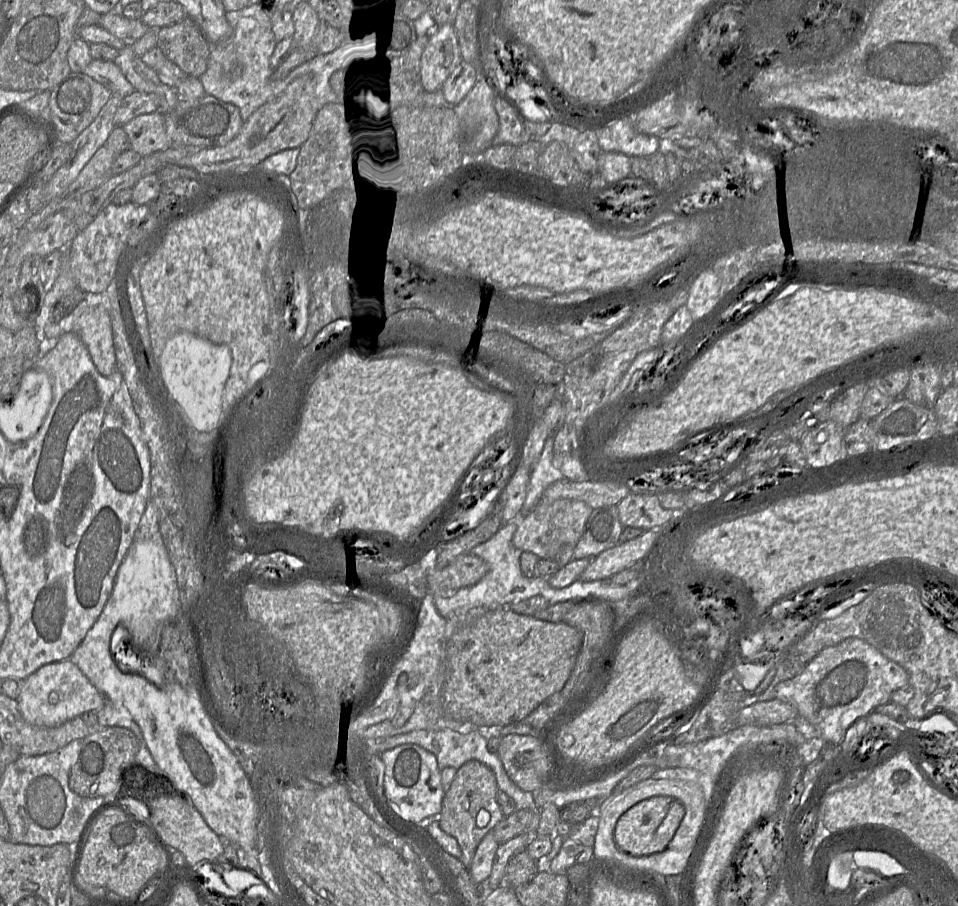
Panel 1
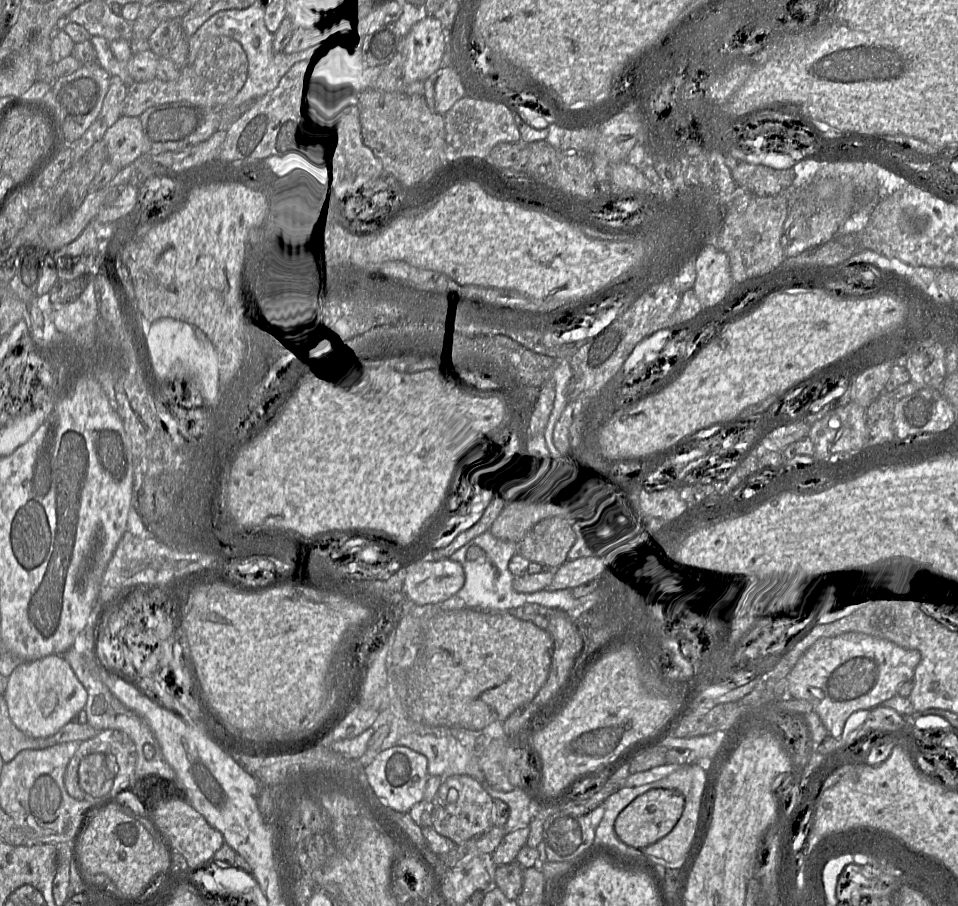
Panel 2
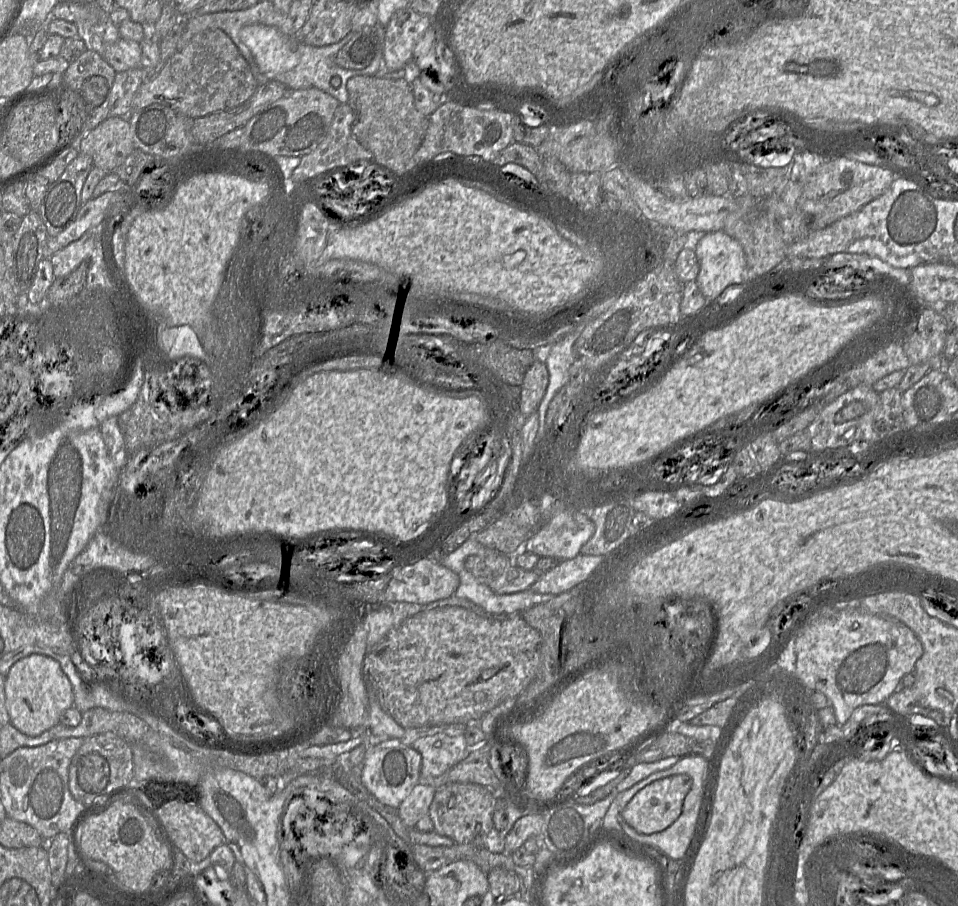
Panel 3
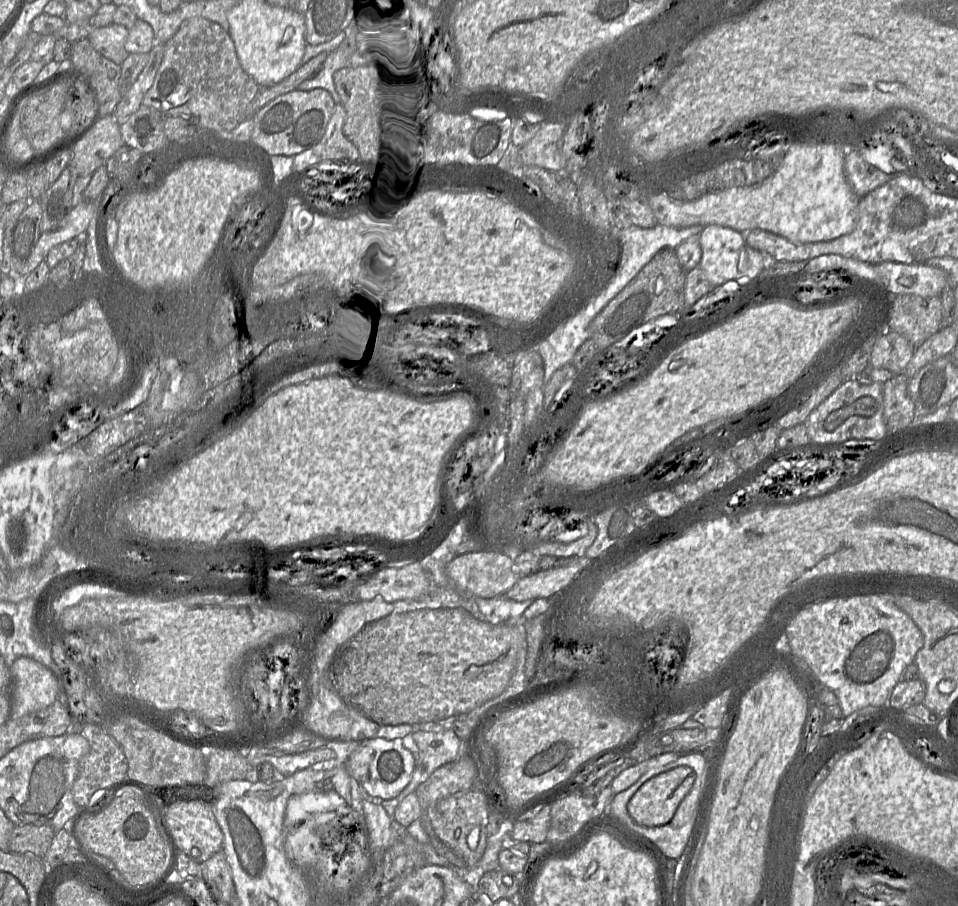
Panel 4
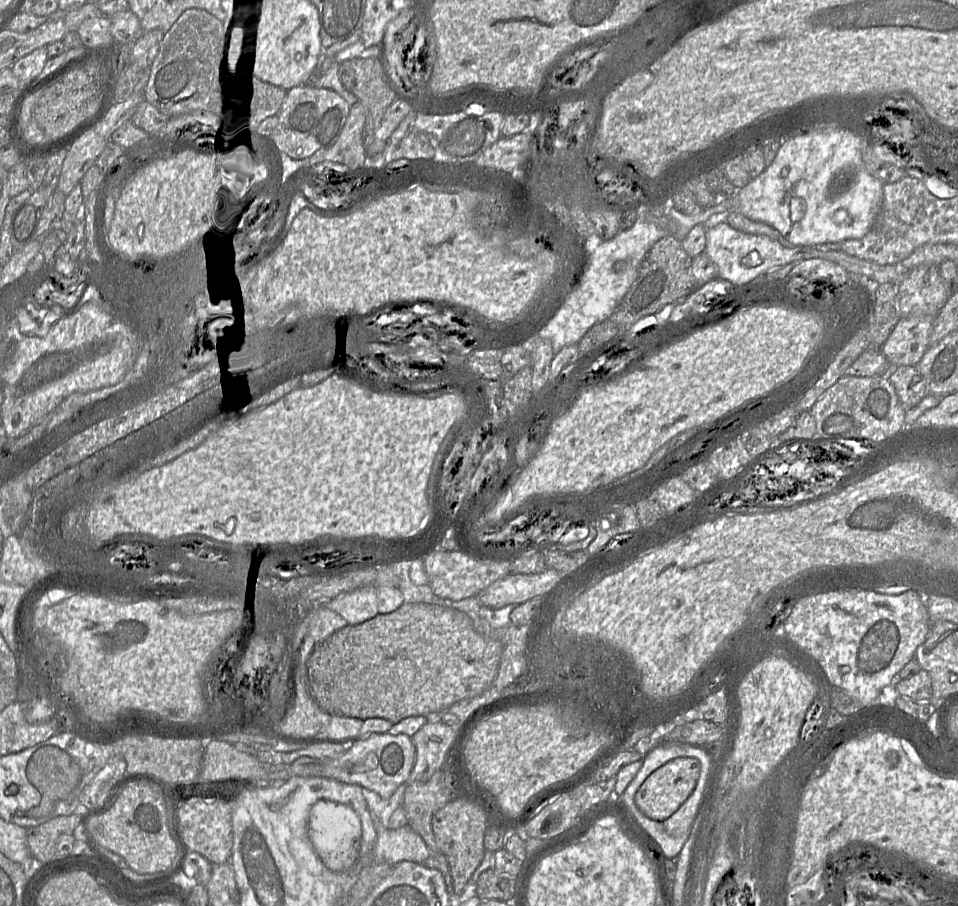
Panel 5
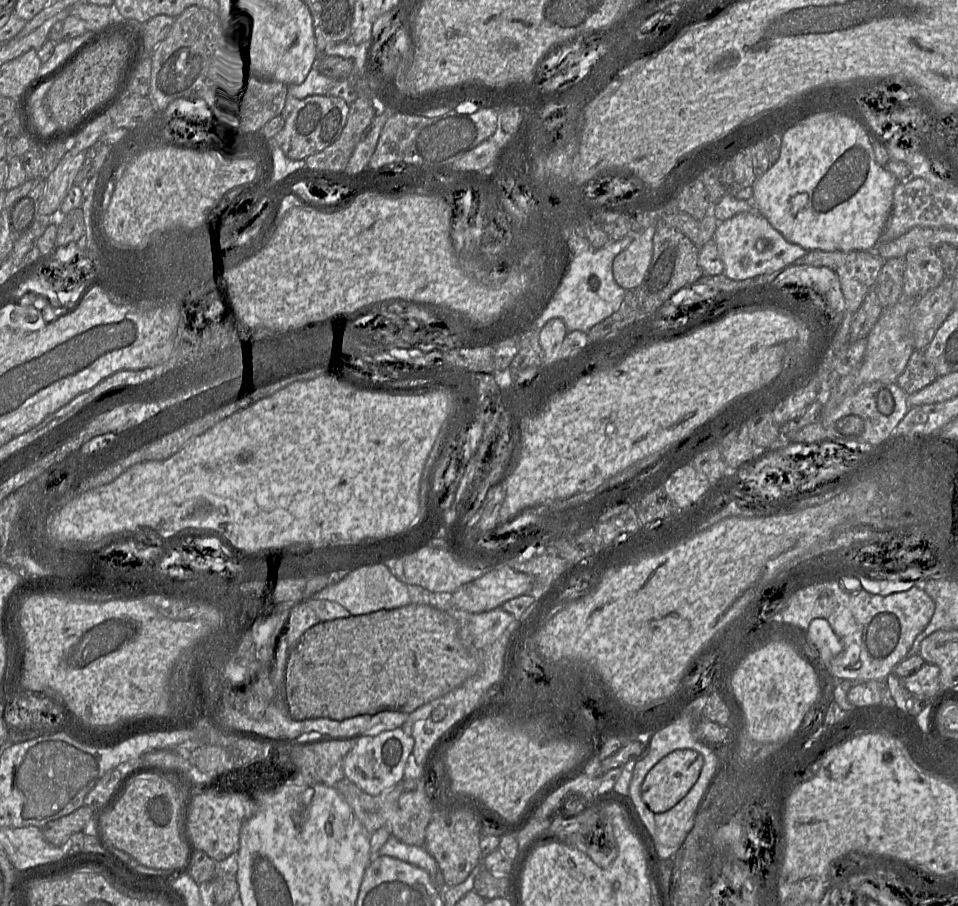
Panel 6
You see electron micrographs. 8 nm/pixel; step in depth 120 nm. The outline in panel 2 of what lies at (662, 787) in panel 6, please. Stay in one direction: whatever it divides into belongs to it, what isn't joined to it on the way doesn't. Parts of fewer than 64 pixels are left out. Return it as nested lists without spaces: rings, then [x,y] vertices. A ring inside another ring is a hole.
[[[654,788],[637,796],[617,816],[614,830],[625,844],[647,847],[666,836],[679,821],[685,806],[683,795],[677,790]]]

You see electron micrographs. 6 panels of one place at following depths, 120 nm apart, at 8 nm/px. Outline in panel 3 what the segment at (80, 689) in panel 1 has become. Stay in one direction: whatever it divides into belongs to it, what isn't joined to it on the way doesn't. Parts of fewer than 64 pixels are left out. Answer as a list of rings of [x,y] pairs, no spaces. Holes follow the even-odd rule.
[[[31,654],[12,665],[5,679],[5,698],[10,723],[32,737],[59,724],[61,714],[74,701],[72,685],[60,664],[42,654]]]

